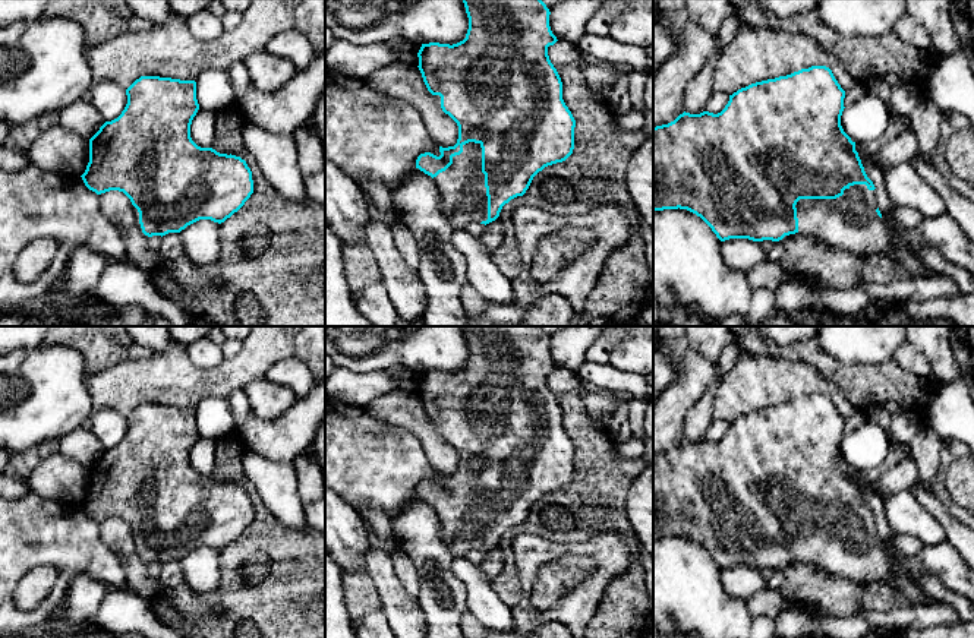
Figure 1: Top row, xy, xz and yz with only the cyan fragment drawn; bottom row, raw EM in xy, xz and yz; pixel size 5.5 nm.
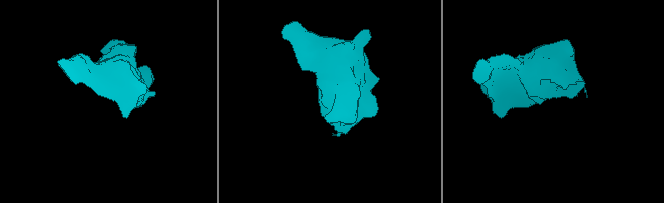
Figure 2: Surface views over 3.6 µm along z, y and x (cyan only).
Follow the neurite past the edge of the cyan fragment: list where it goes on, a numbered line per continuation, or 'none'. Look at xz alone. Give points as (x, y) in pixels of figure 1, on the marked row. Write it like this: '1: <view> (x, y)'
1: xz (462, 188)

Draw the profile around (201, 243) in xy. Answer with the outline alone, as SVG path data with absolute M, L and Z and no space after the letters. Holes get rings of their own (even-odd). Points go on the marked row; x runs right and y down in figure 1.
M199 219L179 233L183 255L195 263L204 278L214 285L224 282L217 272L221 256L220 224L211 219Z

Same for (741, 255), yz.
M729 239L721 243L721 252L728 266L738 272L769 263L767 252L762 249L760 241L748 239Z

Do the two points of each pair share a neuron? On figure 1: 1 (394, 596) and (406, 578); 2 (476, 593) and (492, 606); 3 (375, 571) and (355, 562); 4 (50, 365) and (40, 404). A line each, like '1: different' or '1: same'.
1: different
2: same
3: different
4: same

